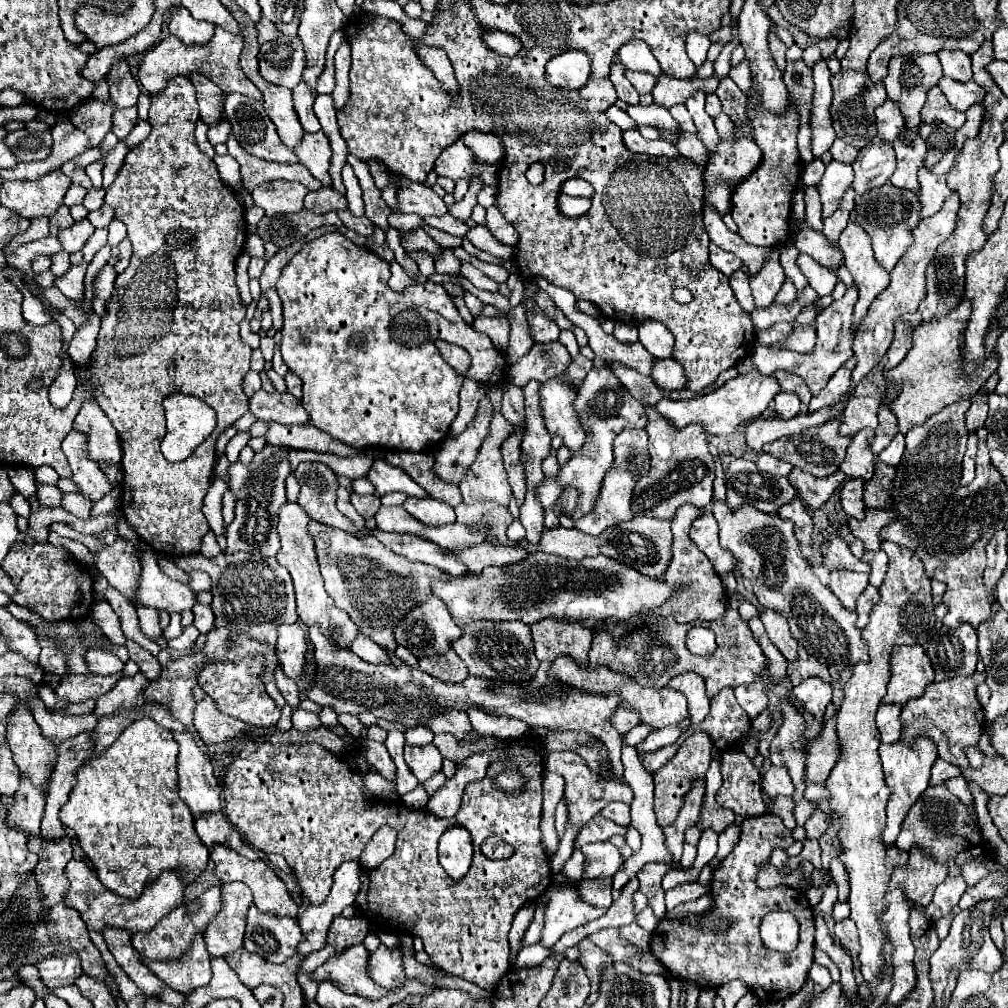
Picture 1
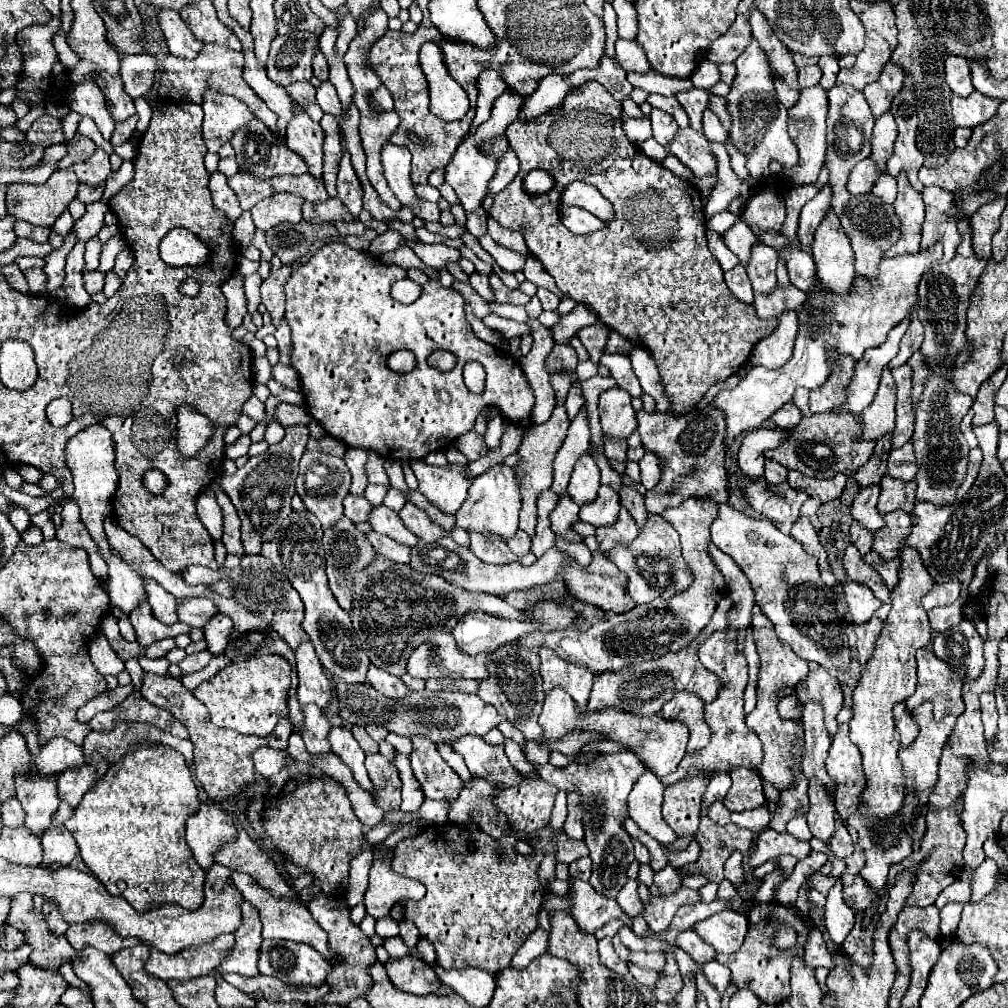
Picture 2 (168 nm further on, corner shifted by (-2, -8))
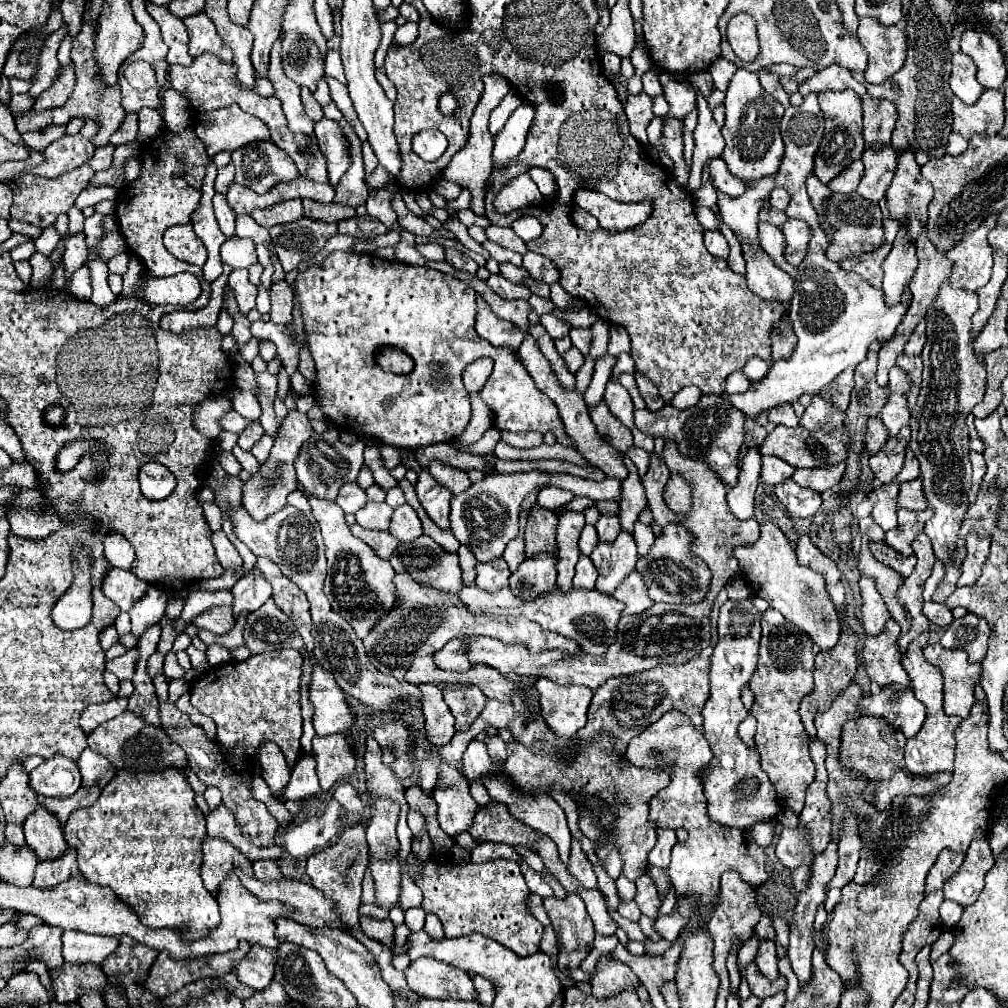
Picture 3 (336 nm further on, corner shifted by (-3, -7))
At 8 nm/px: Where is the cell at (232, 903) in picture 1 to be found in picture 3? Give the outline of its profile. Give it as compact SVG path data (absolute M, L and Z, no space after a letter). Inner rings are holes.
M253 944L247 952L247 956L237 962L235 974L239 982L251 986L253 990L263 990L269 986L273 978L273 968L275 968L275 950L263 948L261 944Z

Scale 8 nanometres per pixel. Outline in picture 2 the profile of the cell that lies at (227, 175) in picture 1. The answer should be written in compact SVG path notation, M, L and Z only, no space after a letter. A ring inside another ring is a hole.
M216 171L212 177L210 177L210 193L212 193L212 201L214 205L230 219L230 221L236 221L242 213L240 205L238 205L238 199L236 199L236 193L228 187L228 179Z

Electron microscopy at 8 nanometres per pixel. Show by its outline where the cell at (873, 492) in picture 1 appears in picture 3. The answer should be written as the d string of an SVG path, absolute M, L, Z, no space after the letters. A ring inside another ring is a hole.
M921 478L901 482L899 484L899 496L897 496L899 508L909 508L909 510L925 510L925 496L921 492Z

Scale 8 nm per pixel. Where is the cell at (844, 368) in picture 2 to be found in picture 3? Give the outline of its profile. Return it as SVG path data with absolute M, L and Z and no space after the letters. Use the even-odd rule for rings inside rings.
M813 396L813 402L807 406L807 410L801 418L801 424L809 430L819 428L819 426L823 426L825 430L833 430L843 424L845 414L847 414L845 410L841 410L833 402L825 400L823 396Z

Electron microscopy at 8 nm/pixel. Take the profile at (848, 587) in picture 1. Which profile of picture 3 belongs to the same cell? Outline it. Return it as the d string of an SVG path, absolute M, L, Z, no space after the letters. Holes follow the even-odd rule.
M861 578L859 588L861 588L861 598L863 598L863 606L861 606L863 628L867 634L877 636L877 632L881 632L881 624L885 624L885 620L889 620L891 616L885 608L881 594L877 592L873 584L873 578Z

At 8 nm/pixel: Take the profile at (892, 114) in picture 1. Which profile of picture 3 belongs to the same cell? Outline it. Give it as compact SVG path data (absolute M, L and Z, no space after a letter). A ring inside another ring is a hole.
M877 142L861 156L861 160L865 164L865 174L857 192L877 204L885 196L885 190L893 178L897 166L897 150L893 144Z

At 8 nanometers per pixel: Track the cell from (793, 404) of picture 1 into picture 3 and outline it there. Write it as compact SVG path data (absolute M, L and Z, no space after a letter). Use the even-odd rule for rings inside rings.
M781 404L781 406L773 408L773 410L769 410L769 422L773 422L773 424L783 424L783 426L789 426L789 428L795 428L795 426L799 424L799 418L795 416L791 404Z

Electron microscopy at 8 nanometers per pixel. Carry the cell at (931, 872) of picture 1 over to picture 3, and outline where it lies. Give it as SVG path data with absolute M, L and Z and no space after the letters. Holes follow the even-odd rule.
M943 850L937 858L937 862L933 864L933 868L927 874L927 882L925 882L925 894L931 894L935 890L941 890L943 884L957 872L959 864L963 862L961 852L953 852L953 850Z

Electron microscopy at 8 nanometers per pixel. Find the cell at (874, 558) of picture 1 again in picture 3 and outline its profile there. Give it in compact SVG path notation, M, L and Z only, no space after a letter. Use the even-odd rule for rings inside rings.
M871 542L869 548L871 548L871 554L877 556L879 562L883 562L889 568L893 568L895 572L901 572L903 578L907 578L913 572L913 566L917 562L915 556L905 558L899 552L893 552L893 548L889 548L885 542Z

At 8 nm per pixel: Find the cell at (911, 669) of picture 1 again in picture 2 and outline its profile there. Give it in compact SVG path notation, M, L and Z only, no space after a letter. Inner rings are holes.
M920 649L916 653L916 665L918 685L916 693L906 699L908 709L912 711L920 703L930 701L934 705L936 719L964 713L962 685L966 677L962 669L952 669L952 665L944 665L944 661L940 661L930 649Z

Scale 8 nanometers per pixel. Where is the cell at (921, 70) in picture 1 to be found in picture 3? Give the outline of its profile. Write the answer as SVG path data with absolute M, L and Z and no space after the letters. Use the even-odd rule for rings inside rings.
M903 150L897 160L895 176L887 188L889 212L909 228L909 238L915 240L927 224L927 204L933 198L933 186L921 176L915 154Z

